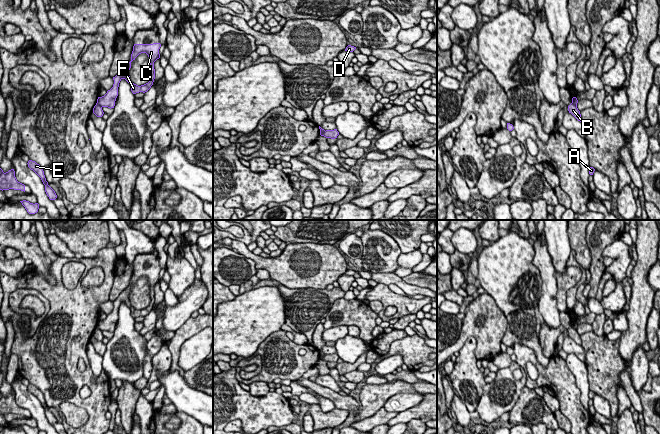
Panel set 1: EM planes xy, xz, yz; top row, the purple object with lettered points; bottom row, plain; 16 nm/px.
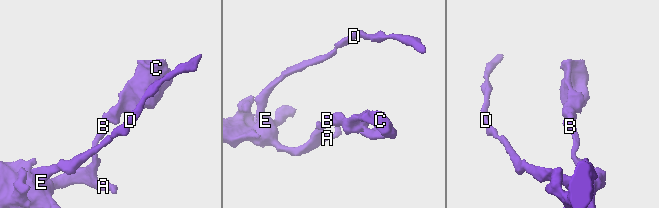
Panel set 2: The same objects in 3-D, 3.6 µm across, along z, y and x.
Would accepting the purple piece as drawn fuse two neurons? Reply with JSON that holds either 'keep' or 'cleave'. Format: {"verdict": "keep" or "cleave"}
{"verdict": "cleave"}

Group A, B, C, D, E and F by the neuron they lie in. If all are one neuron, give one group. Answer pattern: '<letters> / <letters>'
A B D E / C F

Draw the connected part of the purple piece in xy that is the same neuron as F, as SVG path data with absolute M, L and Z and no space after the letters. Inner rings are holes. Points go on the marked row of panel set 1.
M160 43L134 44L133 51L131 54L131 61L128 62L124 67L122 67L121 70L117 73L117 75L113 77L113 80L114 80L113 87L110 90L108 90L104 96L98 97L96 104L102 107L108 107L110 109L114 108L115 101L118 96L119 83L122 79L125 79L130 84L131 91L133 94L136 94L139 92L143 92L143 93L147 92L153 85L153 82L155 79L154 62L160 58L160 54L159 54L160 47L161 47ZM141 53L146 53L150 59L151 78L148 83L138 86L131 82L131 79L129 76L129 70L131 68L131 62L135 60L135 58Z

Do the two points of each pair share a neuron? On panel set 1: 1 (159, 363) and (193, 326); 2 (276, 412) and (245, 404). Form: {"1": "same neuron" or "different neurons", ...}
{"1": "different neurons", "2": "same neuron"}

